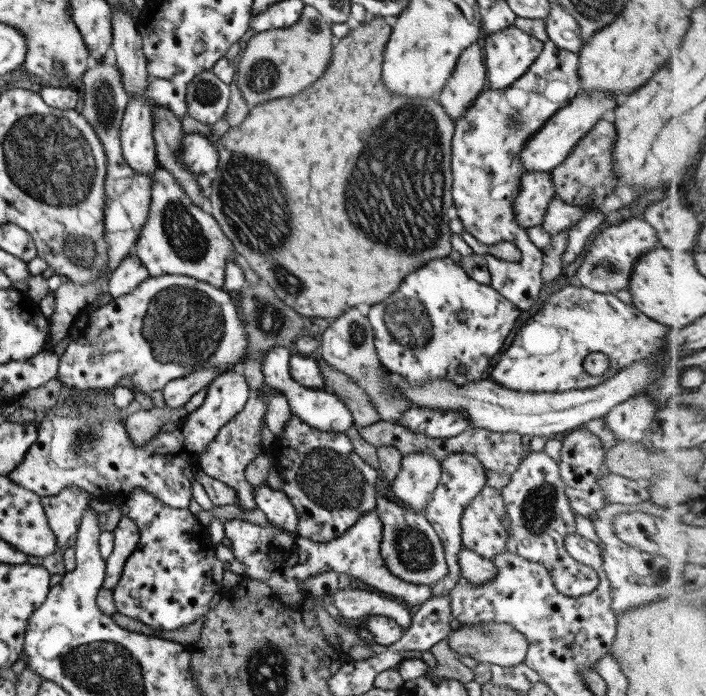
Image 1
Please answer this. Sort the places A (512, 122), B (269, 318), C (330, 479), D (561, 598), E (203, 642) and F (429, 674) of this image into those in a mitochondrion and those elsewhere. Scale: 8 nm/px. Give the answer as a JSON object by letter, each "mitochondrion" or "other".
{"A":"mitochondrion","B":"mitochondrion","C":"mitochondrion","D":"other","E":"other","F":"other"}

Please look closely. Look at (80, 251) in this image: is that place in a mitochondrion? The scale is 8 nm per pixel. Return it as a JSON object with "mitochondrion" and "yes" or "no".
{"mitochondrion":"yes"}

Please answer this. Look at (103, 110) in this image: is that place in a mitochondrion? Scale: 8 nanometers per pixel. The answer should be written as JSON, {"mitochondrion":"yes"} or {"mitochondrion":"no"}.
{"mitochondrion":"yes"}

